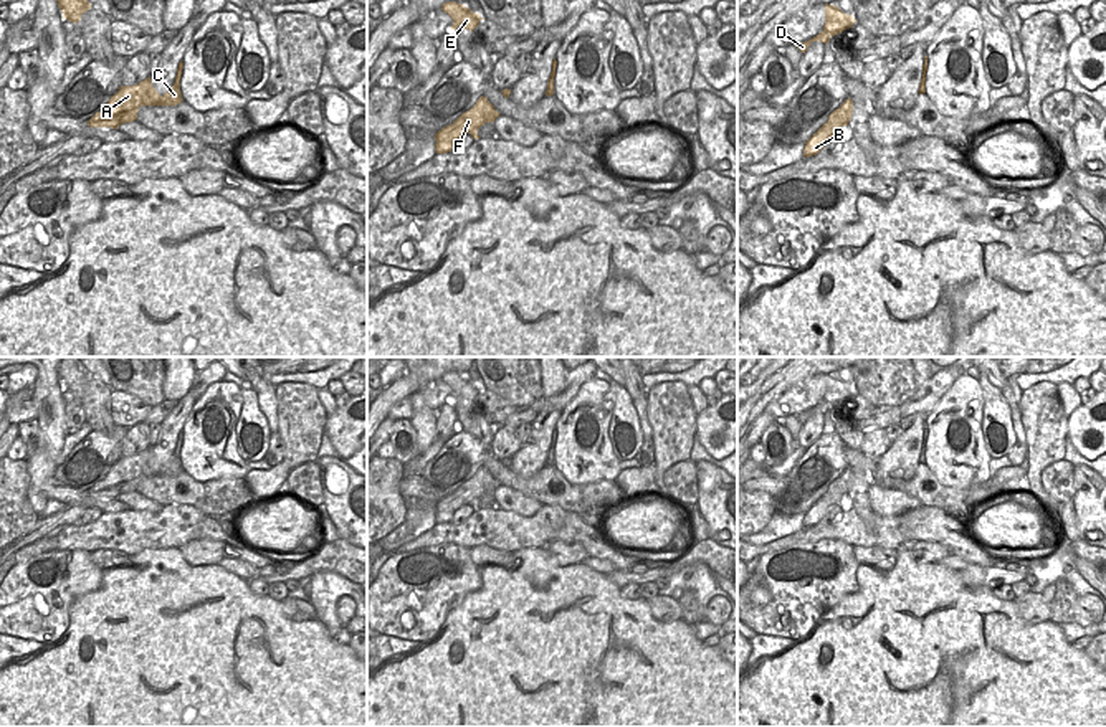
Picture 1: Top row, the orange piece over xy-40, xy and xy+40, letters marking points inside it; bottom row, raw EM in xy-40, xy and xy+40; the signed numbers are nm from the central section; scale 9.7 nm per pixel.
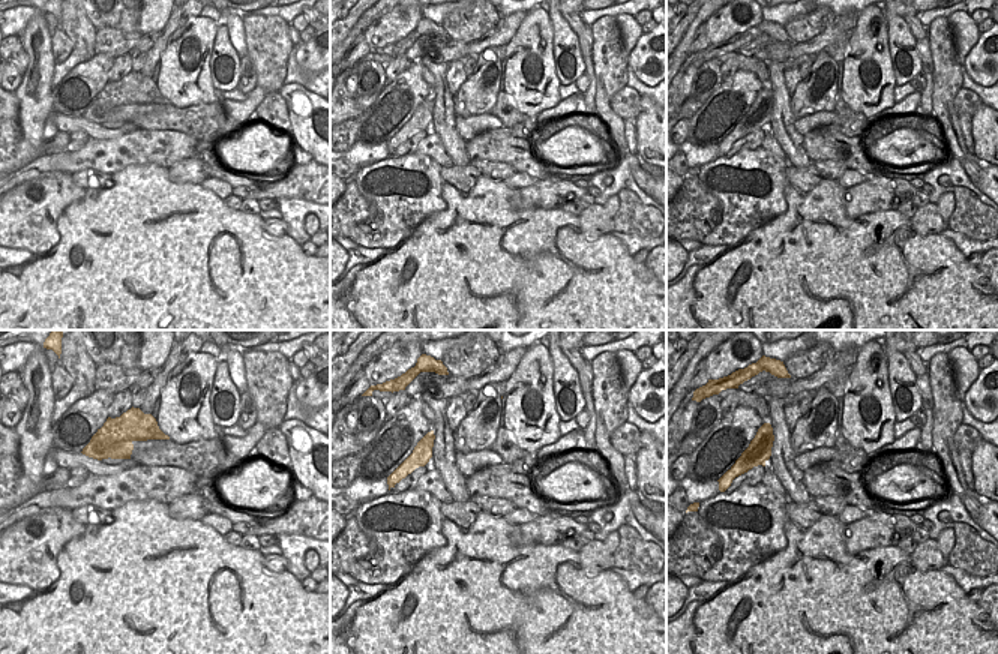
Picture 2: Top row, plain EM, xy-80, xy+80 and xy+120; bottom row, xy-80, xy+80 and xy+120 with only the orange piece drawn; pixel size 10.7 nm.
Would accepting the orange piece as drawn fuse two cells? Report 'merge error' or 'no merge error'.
merge error

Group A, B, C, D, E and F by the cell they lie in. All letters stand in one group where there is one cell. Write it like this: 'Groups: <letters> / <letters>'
Groups: A C F / B D E

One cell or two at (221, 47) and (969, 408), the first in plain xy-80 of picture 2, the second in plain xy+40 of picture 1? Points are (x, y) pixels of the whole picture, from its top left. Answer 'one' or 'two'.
two

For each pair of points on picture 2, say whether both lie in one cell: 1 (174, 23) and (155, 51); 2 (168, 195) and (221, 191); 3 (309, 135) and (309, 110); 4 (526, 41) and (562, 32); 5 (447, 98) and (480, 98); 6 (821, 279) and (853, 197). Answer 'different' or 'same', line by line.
1: same
2: different
3: same
4: different
5: different
6: different

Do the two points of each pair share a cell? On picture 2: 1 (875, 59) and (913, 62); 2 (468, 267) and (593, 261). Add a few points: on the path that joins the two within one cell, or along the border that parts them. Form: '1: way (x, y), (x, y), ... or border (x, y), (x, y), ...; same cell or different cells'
1: border (887, 26), (887, 50), (896, 84); different cells
2: way (506, 278), (584, 276); same cell

